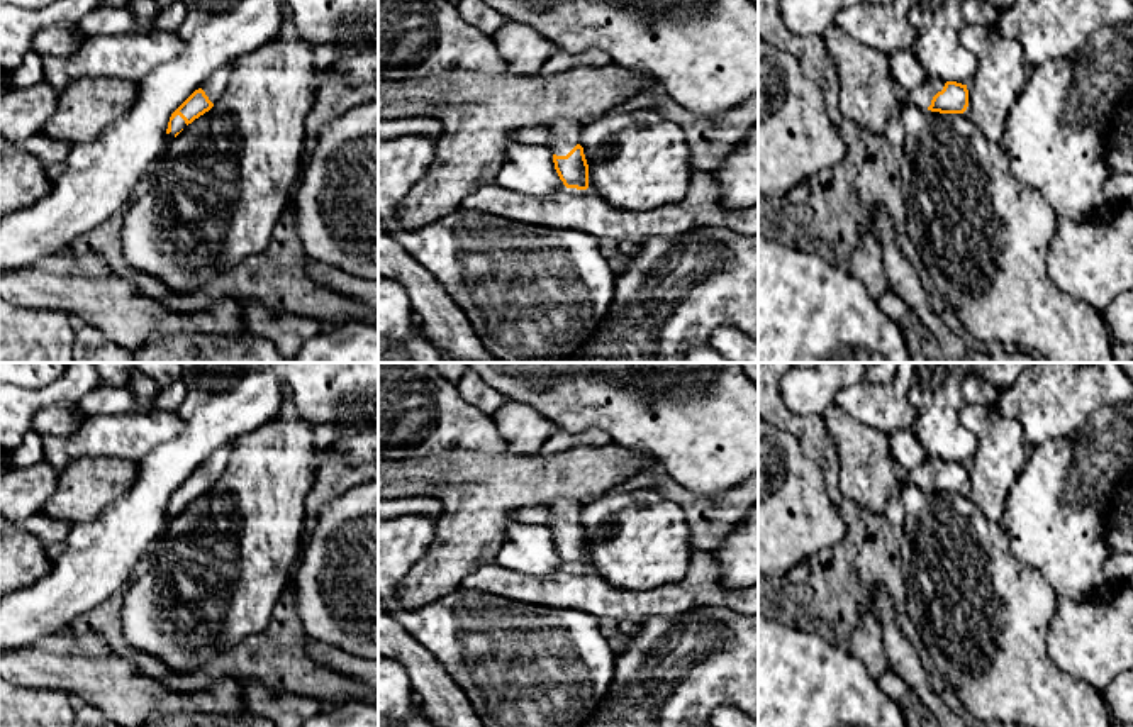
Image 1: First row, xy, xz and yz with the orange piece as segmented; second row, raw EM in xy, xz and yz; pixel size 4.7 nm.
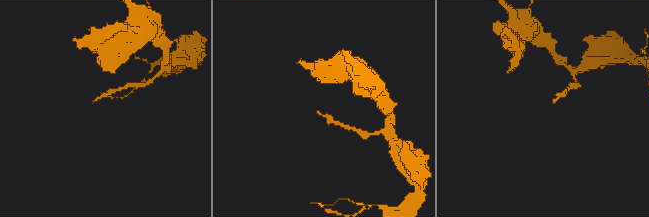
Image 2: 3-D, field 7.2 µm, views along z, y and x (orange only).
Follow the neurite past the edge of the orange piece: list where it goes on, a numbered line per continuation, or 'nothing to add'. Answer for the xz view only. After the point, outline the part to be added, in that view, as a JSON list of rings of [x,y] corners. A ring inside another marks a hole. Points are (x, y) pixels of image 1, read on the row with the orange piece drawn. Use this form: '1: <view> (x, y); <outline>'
1: xz (565, 134); [[[553,120],[546,127],[551,132],[548,141],[551,153],[566,156],[578,144],[583,125],[575,120]]]

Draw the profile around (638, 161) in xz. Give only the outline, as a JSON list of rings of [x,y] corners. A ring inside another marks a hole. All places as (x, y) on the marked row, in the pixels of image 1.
[[[653,108],[607,112],[582,127],[589,188],[616,208],[645,212],[680,202],[692,178],[682,129]]]

